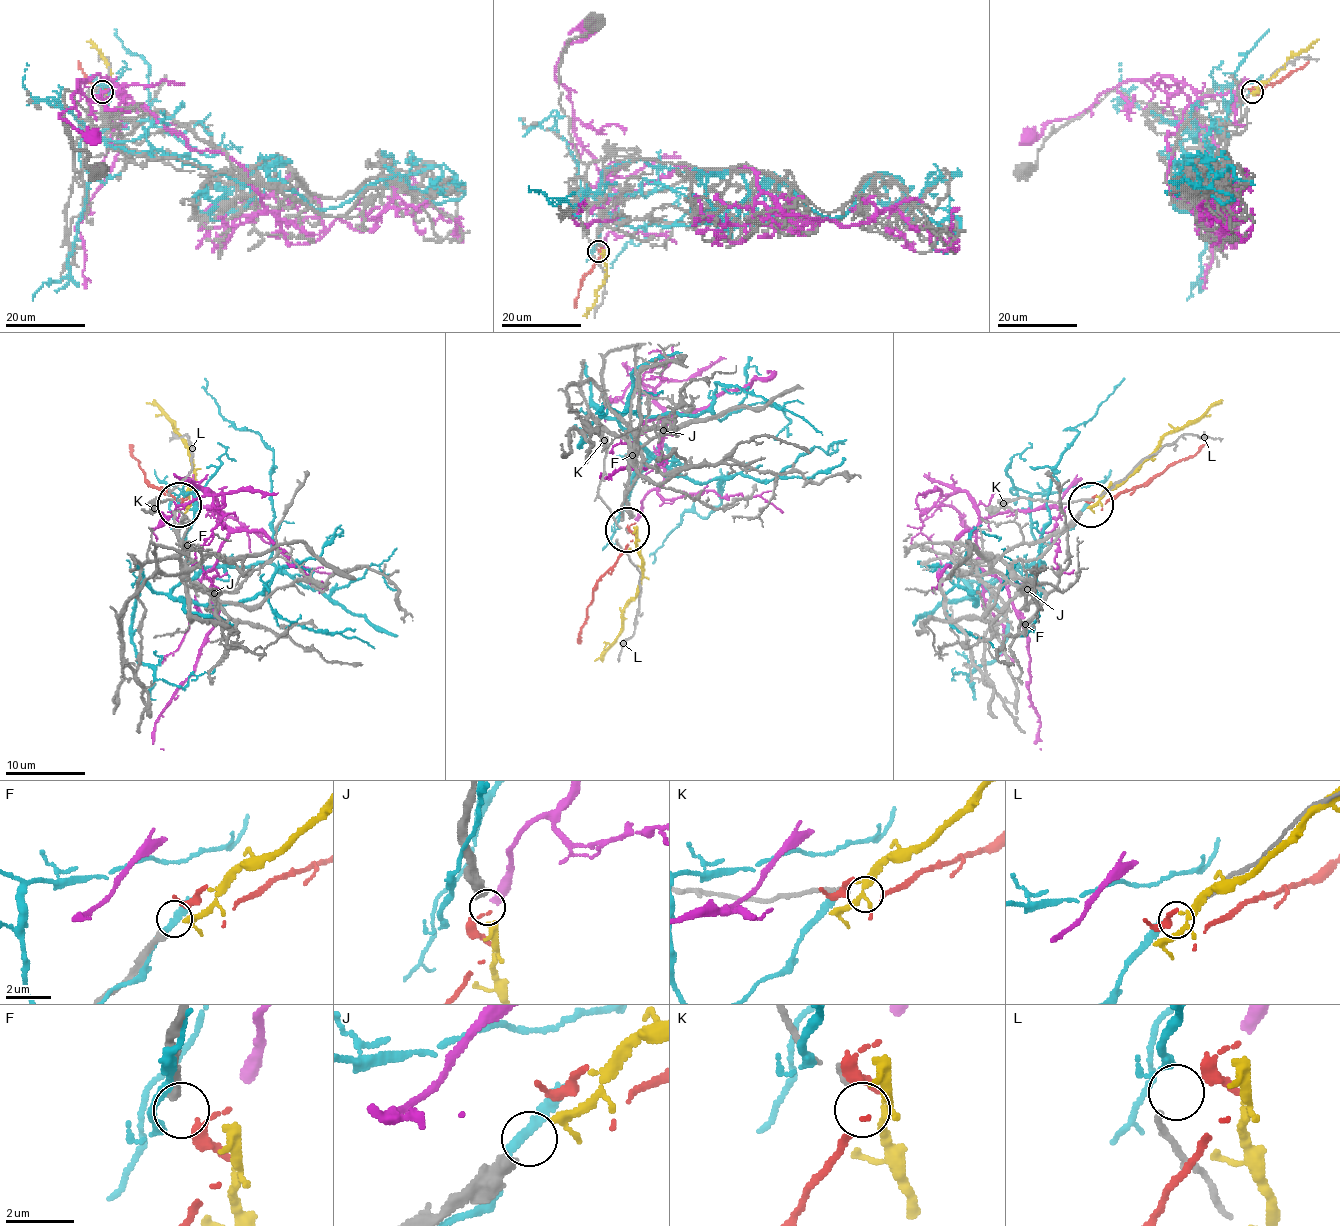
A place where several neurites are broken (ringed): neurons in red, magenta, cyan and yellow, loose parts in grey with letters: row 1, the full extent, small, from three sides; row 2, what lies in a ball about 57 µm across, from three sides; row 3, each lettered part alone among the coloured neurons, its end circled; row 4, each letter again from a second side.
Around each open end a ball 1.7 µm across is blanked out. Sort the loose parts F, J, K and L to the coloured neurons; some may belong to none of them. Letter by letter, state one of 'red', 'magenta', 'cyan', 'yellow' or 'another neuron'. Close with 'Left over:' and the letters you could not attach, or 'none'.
F: red
J: yellow
K: another neuron
L: cyan
Left over: K

